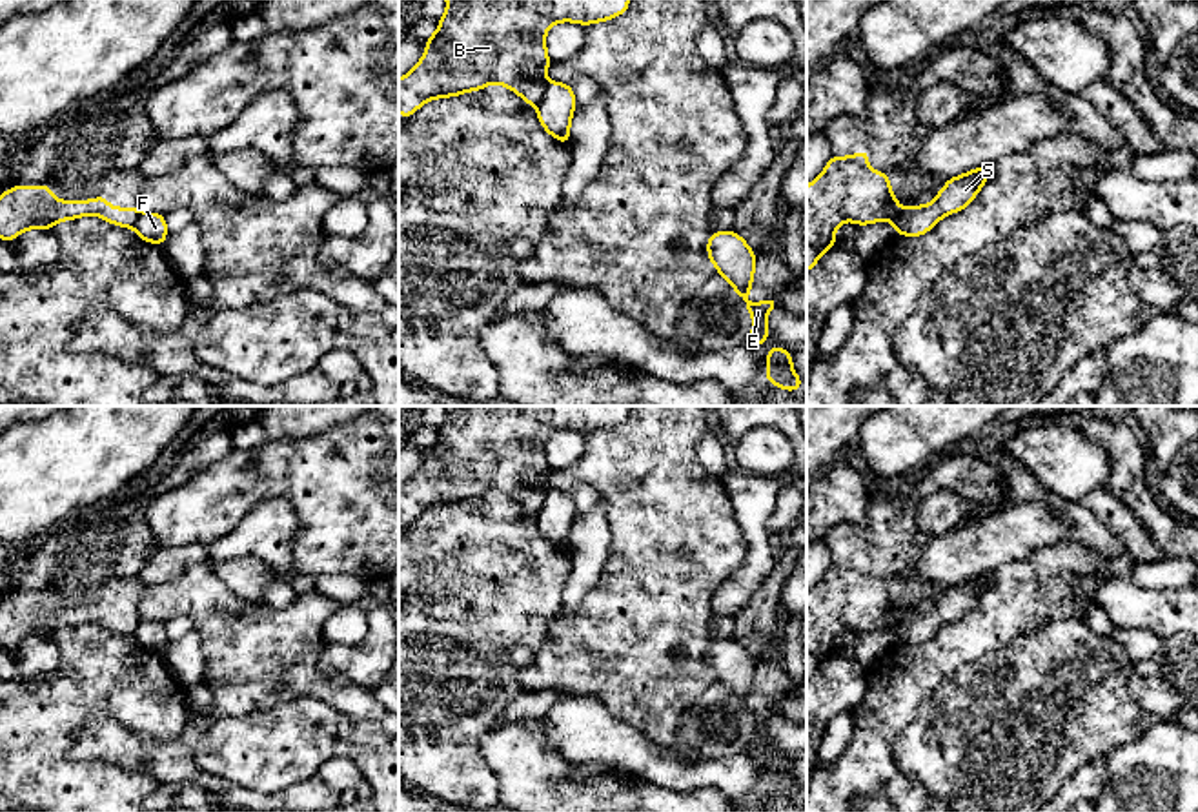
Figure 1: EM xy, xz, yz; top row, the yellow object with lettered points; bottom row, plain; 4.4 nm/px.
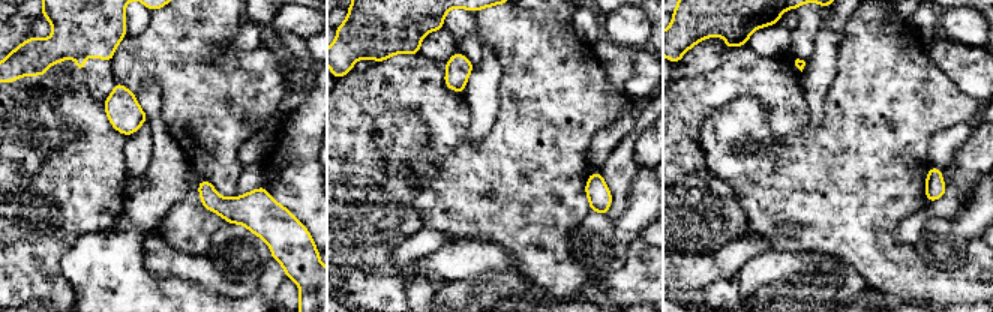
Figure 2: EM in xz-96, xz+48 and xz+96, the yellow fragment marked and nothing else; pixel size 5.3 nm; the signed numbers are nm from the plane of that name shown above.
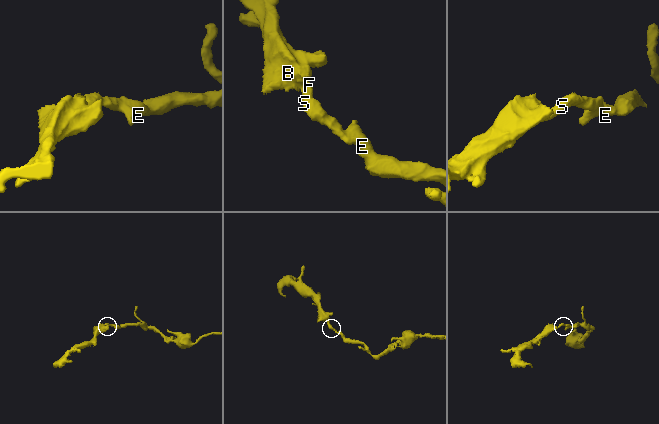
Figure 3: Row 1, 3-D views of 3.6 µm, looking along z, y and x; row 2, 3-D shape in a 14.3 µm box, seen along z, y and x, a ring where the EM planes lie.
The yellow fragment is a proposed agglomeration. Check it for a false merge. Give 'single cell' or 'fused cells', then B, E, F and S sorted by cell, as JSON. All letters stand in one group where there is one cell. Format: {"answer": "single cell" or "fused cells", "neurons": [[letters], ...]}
{"answer": "fused cells", "neurons": [["B"], ["E", "F", "S"]]}

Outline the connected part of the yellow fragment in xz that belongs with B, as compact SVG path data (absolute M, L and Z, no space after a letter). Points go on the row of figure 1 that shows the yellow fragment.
M446 0L439 29L426 38L424 56L399 78L399 113L410 118L422 104L490 84L510 87L526 104L539 106L544 95L548 58L544 36L553 24L590 25L621 16L630 0Z

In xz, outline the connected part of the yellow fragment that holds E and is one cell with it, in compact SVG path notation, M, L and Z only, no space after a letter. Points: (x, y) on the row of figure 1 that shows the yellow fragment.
M736 231L710 233L706 253L716 266L717 275L728 280L737 295L746 302L746 310L754 319L746 346L763 344L770 339L767 330L767 317L770 310L779 304L779 299L772 297L757 304L748 300L757 257L746 240L741 239Z

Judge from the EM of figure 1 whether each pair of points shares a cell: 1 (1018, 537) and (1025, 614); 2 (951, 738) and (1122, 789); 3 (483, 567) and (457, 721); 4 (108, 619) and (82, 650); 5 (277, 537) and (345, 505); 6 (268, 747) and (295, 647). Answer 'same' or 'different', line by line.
1: different
2: different
3: same
4: different
5: different
6: different

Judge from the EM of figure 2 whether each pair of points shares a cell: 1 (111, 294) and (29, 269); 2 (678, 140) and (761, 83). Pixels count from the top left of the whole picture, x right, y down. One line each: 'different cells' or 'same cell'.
1: different cells
2: same cell

